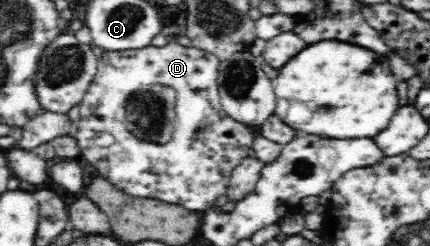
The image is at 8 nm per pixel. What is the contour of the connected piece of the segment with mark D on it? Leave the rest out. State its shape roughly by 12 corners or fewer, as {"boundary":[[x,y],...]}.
{"boundary":[[104,53],[73,133],[130,196],[192,212],[253,145],[220,62]]}

